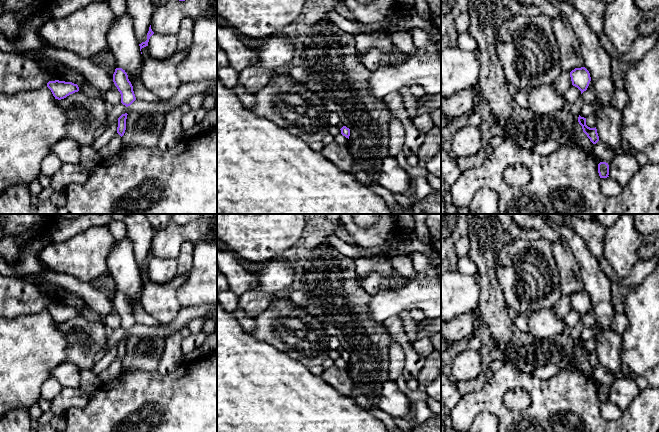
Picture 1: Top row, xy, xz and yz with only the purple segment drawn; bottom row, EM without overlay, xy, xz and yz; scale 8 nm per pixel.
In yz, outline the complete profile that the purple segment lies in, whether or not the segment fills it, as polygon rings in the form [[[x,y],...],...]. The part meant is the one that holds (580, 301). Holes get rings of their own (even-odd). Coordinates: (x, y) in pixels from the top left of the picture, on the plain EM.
[[[585,291],[575,292],[570,296],[572,309],[577,311],[581,318],[587,314],[591,305],[590,297]]]

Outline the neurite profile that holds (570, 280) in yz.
[[[565,240],[552,242],[551,250],[552,255],[555,258],[556,267],[559,271],[562,295],[570,297],[575,292],[584,291],[580,269],[567,242]]]

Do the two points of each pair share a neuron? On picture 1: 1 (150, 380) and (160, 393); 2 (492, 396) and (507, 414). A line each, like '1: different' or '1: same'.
1: same
2: same

